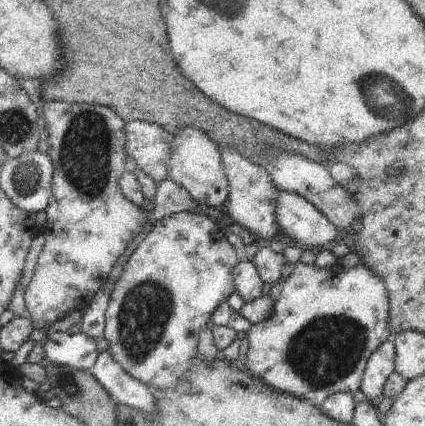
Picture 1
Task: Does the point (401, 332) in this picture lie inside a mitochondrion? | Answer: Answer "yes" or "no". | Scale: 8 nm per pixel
no

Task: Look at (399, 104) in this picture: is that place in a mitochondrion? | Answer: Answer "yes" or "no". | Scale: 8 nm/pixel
yes

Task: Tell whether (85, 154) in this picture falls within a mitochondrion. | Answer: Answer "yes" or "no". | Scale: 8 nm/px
yes

